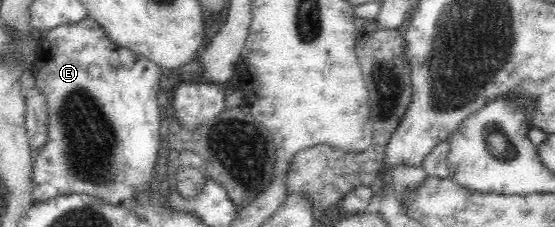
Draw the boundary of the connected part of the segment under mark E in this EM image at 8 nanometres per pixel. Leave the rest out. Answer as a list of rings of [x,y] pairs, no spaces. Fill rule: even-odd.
[[[89,17],[74,25],[55,27],[44,32],[38,40],[38,51],[31,71],[36,86],[47,95],[49,143],[33,160],[32,198],[41,202],[58,195],[85,192],[132,211],[135,195],[144,190],[153,178],[161,148],[161,111],[157,97],[165,69],[149,56],[113,42],[104,28]]]

